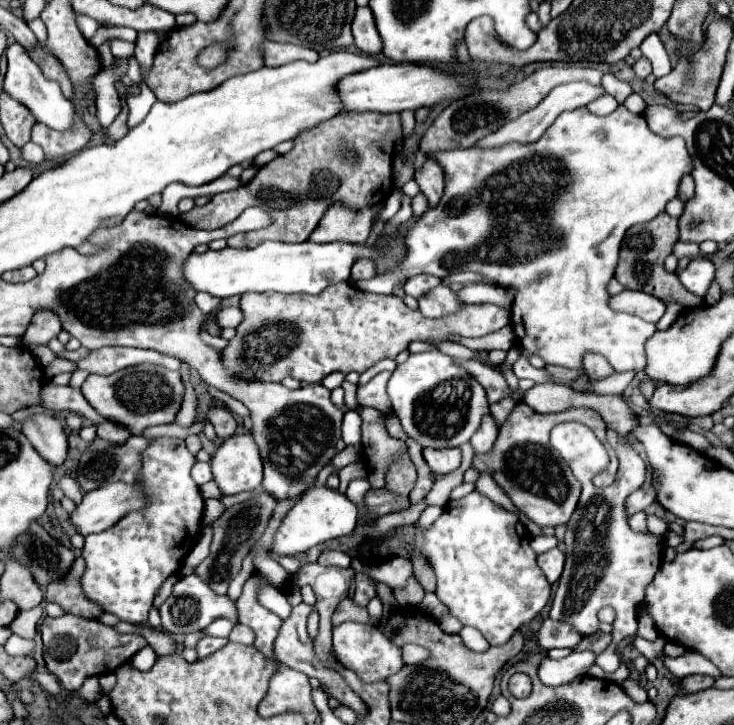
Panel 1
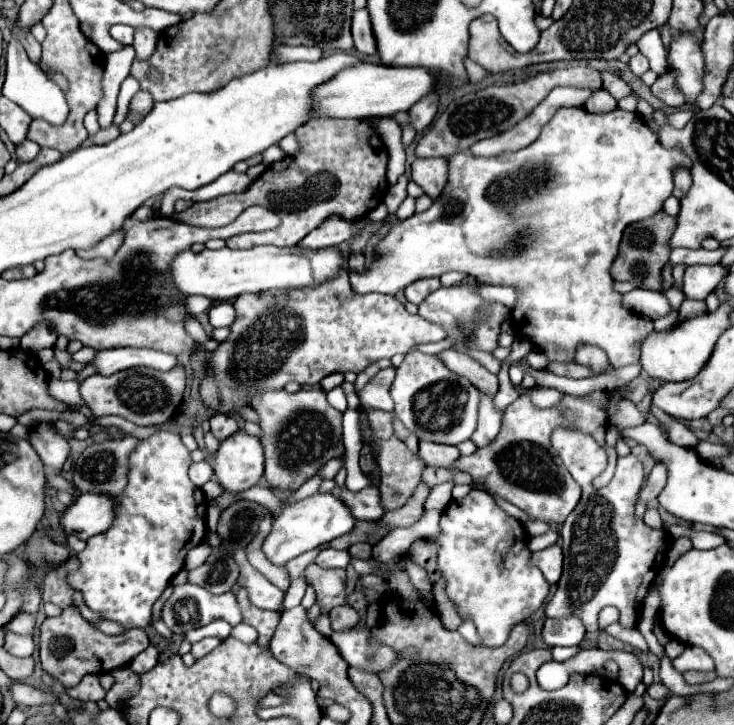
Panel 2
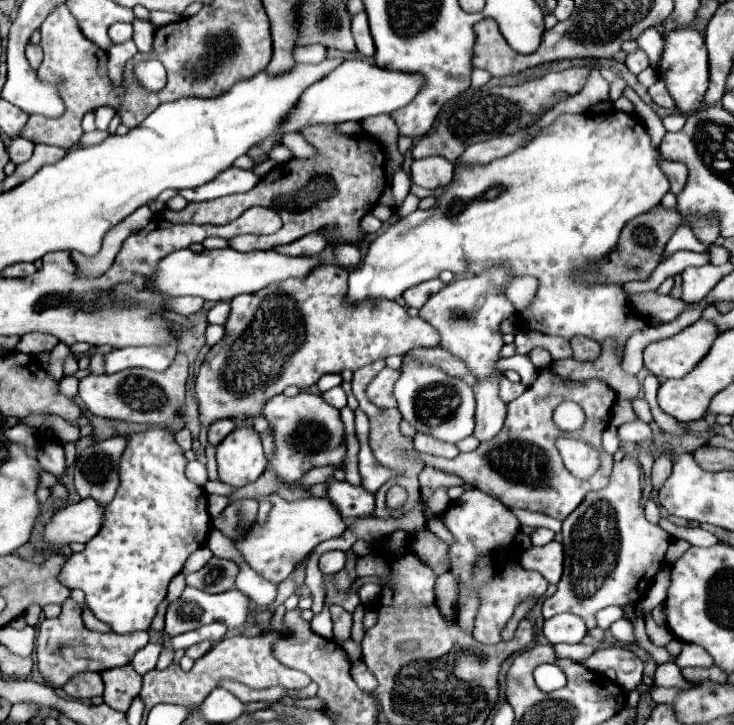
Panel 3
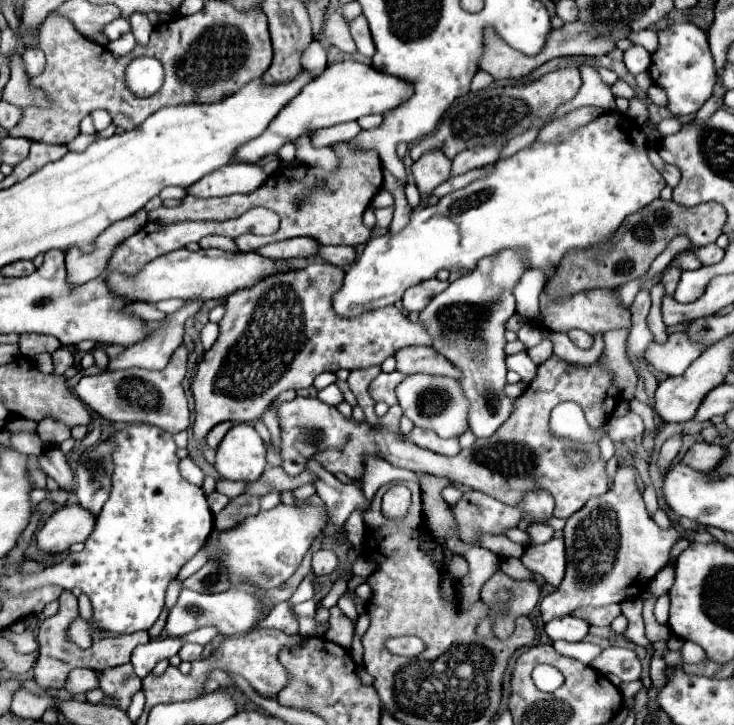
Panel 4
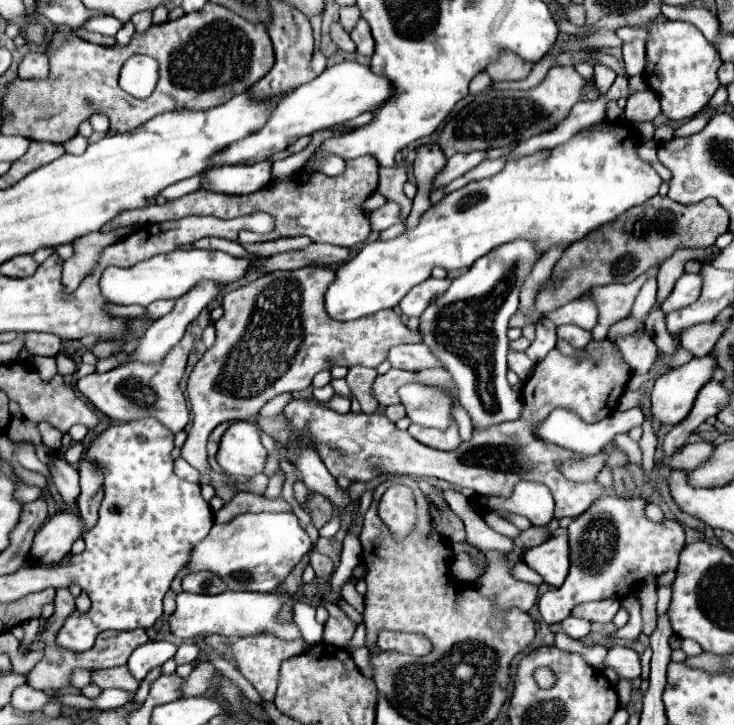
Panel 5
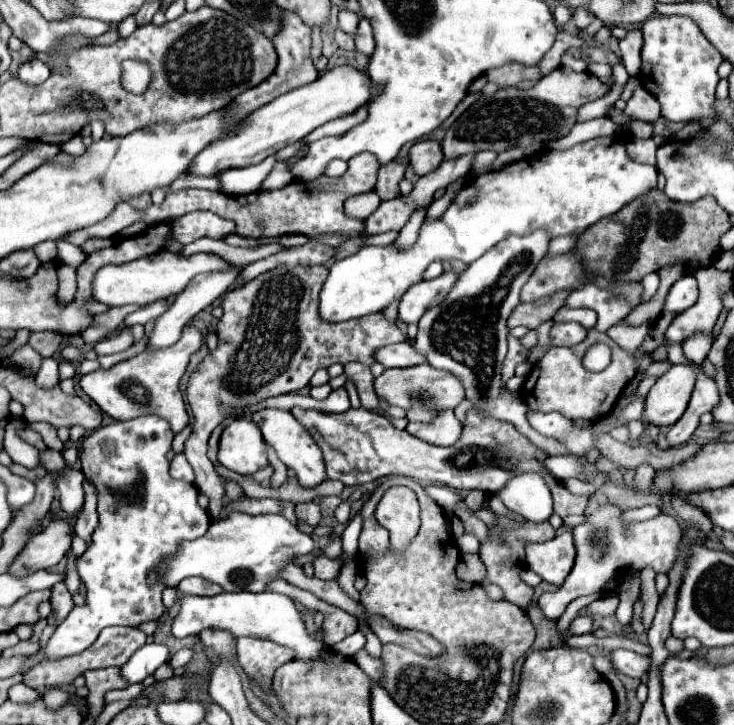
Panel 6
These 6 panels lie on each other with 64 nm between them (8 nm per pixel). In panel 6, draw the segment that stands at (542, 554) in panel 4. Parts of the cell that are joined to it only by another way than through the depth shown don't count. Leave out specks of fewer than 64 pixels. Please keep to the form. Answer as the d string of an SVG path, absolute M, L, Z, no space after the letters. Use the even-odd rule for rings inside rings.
M562 532L550 542L528 542L526 544L526 564L542 580L560 586L568 572L572 570L576 558L576 546L572 532Z

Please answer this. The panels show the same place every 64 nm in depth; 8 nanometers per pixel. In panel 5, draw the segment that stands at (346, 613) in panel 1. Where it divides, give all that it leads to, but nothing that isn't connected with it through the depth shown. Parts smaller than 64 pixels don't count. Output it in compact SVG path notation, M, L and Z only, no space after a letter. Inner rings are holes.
M318 600L320 606L324 606L328 610L328 620L324 624L324 642L332 644L332 646L346 646L346 642L352 638L352 634L356 632L356 622L352 622L346 612L338 606L338 604L330 604L324 600Z

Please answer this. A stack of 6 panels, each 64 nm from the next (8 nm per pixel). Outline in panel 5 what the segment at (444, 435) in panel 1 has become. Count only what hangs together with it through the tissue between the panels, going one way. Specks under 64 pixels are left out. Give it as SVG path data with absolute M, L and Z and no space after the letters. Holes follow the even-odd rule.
M406 384L400 388L400 398L412 422L430 428L446 428L452 420L452 400L438 388Z

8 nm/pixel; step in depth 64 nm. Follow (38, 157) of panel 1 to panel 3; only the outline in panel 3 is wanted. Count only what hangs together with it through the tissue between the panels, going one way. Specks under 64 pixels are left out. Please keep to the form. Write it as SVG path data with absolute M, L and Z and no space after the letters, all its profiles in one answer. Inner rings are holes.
M18 136L16 140L10 140L10 146L8 146L8 158L10 162L14 162L16 166L26 162L30 156L32 156L32 150L34 150L34 142Z

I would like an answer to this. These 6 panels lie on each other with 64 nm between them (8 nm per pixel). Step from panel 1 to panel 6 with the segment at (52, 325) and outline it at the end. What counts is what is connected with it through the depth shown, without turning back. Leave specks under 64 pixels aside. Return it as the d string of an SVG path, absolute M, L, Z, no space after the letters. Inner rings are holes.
M32 332L28 344L36 352L40 352L44 358L48 358L48 356L52 356L54 350L58 350L60 342L62 342L62 336L56 332Z

